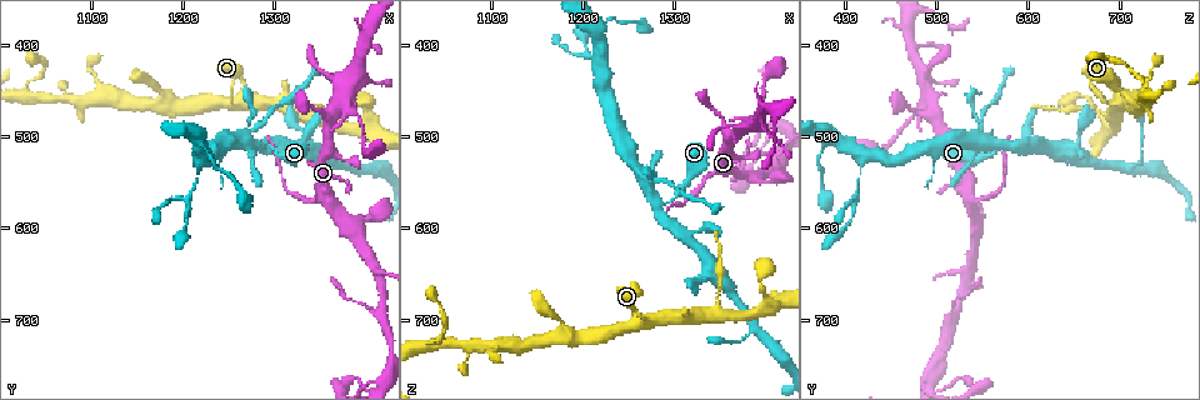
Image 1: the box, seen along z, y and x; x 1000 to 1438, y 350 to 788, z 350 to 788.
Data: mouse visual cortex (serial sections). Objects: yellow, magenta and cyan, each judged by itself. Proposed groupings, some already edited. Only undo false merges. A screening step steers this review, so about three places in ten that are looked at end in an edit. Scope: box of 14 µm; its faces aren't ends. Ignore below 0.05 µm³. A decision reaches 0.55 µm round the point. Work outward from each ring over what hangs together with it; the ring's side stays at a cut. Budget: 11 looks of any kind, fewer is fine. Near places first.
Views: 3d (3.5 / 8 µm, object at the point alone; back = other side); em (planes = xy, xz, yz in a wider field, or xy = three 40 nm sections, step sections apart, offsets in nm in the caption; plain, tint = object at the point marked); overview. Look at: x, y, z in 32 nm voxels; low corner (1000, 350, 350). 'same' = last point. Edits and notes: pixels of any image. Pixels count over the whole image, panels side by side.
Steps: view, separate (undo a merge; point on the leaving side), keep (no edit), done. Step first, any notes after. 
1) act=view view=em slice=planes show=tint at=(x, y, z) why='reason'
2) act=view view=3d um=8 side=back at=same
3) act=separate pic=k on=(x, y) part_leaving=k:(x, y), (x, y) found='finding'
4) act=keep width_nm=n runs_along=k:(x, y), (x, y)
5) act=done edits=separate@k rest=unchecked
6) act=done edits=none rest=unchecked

act=view view=3d um=3.5 side=back at=(1345, 570, 540) why='sudden change in width'

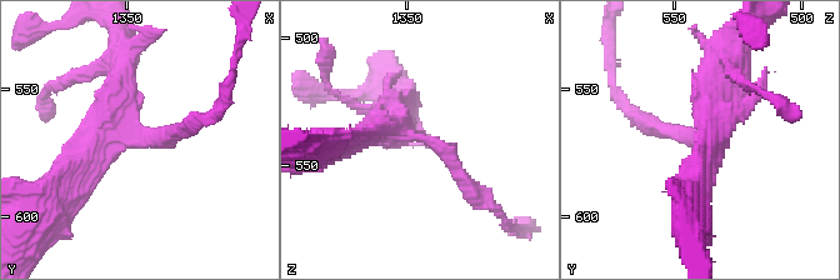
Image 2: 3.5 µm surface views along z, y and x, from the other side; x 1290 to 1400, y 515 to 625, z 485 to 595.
act=view view=em slice=xy step=2 show=tint at=(1343, 570, 541) why='now the EM'

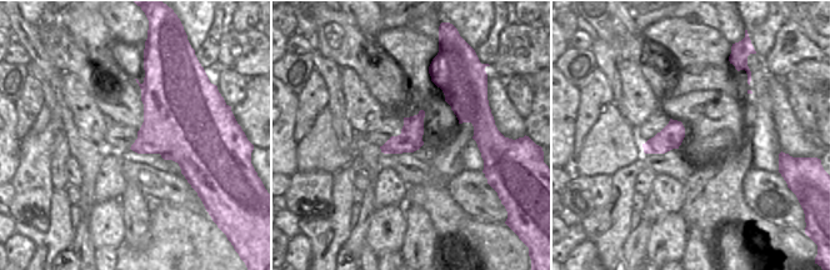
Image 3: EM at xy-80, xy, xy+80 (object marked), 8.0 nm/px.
act=keep width_nm=200 runs_along=2:(403, 125), (479, 195) found='one cell here'

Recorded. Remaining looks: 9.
act=view view=3d um=8 at=(1415, 690, 515) why='calibre changes'

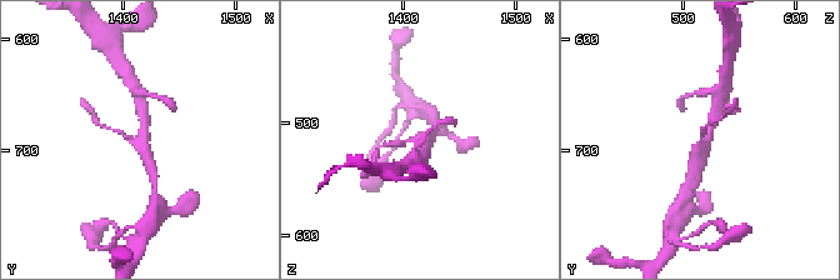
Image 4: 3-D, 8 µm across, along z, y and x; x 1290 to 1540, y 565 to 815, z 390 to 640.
act=view view=em slice=xy step=1 show=tint at=(1414, 690, 518)

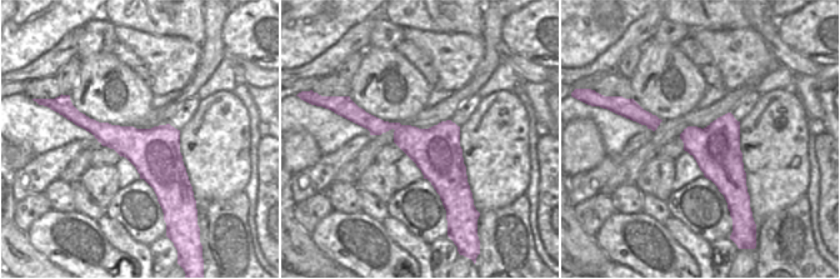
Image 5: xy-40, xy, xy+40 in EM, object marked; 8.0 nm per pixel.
act=keep runs_along=4:(144, 110), (144, 141), (108, 128) found='one cell here'

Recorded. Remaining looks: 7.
act=view view=3d um=3.5 side=back at=(1410, 765, 485) why='thin arm on a thick one'

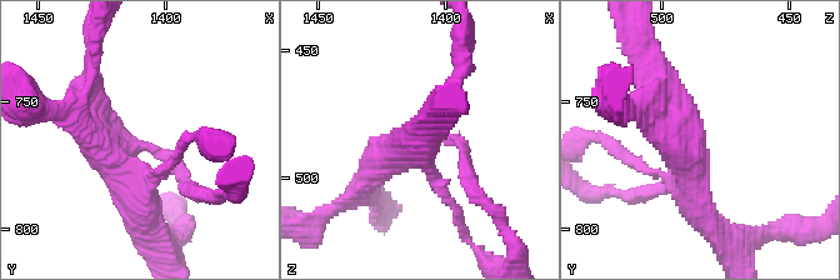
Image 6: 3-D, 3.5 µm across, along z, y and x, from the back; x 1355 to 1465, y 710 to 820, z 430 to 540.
act=view view=em slice=xy step=1 show=tint at=(1411, 767, 486)

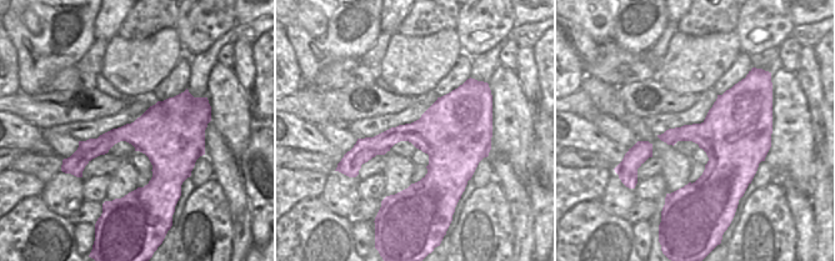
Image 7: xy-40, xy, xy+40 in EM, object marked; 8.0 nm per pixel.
act=view view=em slice=xy step=5 show=tint at=same why='cut it another way'

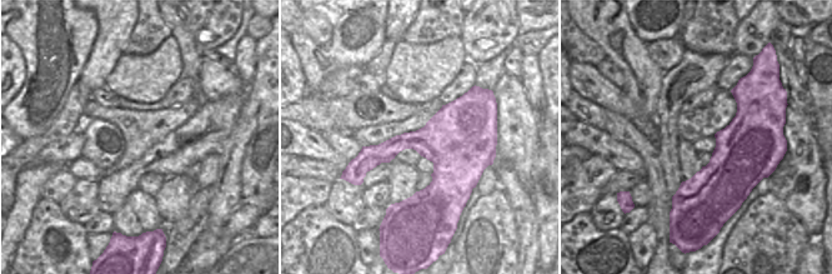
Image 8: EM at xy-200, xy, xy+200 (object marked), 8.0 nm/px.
act=keep arm_widths_nm=150,150,400 runs_along=6:(96, 108), (189, 185) found='all the same cell'

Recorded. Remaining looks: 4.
act=view view=3d um=3.5 at=(1115, 460, 730) why='small branch off a trunk'

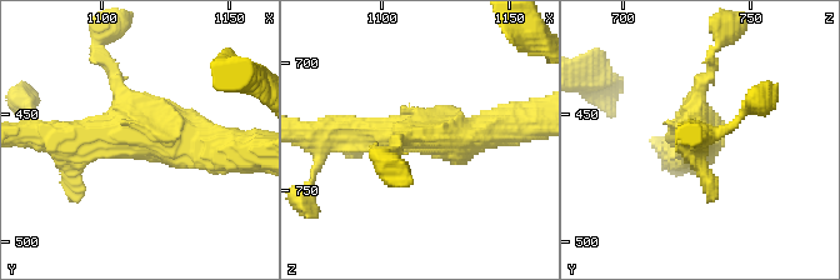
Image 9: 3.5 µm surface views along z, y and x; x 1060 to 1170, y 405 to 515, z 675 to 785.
act=view view=em slice=xy step=5 show=tint at=(1115, 460, 728)

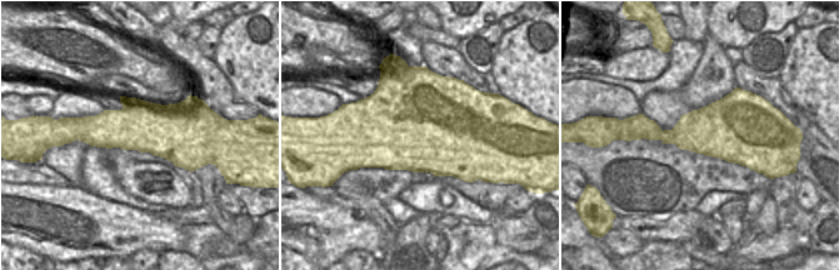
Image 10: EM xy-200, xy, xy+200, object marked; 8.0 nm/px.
act=keep runs_along=9:(220, 148), (178, 136), (50, 136) found='continuous, no second cell'

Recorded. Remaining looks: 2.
act=done edits=none rest=unchecked

